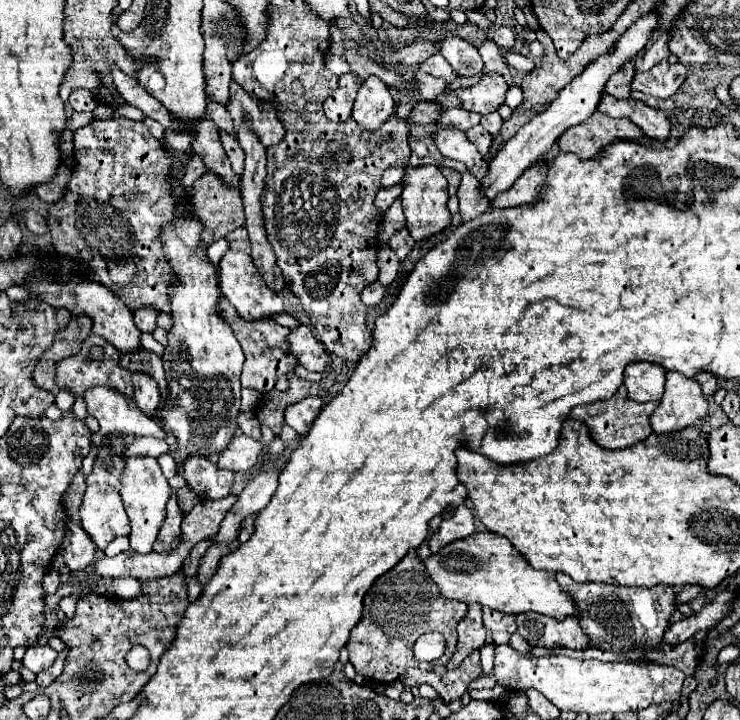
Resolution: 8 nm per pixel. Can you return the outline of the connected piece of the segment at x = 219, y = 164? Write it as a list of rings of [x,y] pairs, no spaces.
[[[206,117],[200,123],[196,123],[194,131],[196,131],[196,139],[192,143],[192,149],[206,161],[206,167],[210,171],[218,173],[226,183],[238,185],[240,177],[230,167],[230,161],[228,161],[224,147],[220,143],[220,135],[218,135],[216,125]]]

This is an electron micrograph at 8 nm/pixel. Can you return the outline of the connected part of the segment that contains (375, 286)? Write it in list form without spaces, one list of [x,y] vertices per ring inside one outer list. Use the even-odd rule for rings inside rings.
[[[376,281],[376,283],[372,283],[370,287],[366,287],[366,289],[362,291],[362,301],[364,301],[368,307],[372,307],[372,305],[378,305],[384,295],[386,295],[386,287]]]

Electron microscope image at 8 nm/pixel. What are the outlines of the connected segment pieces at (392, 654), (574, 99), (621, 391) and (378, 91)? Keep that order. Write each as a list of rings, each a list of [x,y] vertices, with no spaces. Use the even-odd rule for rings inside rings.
[[[410,549],[410,553],[406,553],[406,557],[402,557],[396,567],[378,577],[366,593],[362,619],[352,629],[350,641],[346,645],[350,651],[350,663],[354,665],[356,673],[378,683],[392,683],[410,667],[432,671],[438,665],[446,665],[454,655],[456,625],[466,615],[466,607],[466,603],[444,599],[438,593],[438,587],[428,575],[422,559],[414,549]],[[430,631],[440,631],[444,635],[446,653],[432,663],[416,661],[412,647],[422,633]]]
[[[648,13],[648,15],[640,17],[640,19],[618,39],[616,47],[614,47],[608,55],[602,55],[602,57],[598,57],[598,61],[590,63],[572,83],[568,83],[568,85],[560,91],[558,99],[556,99],[544,113],[536,115],[536,117],[534,117],[532,121],[528,121],[512,139],[506,141],[506,145],[504,145],[504,147],[494,155],[494,159],[488,163],[488,173],[486,173],[486,177],[480,179],[480,191],[482,191],[482,195],[484,195],[488,201],[492,201],[496,195],[500,195],[500,193],[504,193],[506,189],[510,189],[512,183],[514,183],[514,179],[516,179],[518,175],[522,175],[522,173],[528,169],[528,165],[532,165],[532,163],[536,163],[538,159],[542,159],[542,157],[548,153],[548,149],[554,145],[554,141],[556,141],[568,127],[574,127],[574,125],[586,121],[586,119],[596,111],[600,93],[604,91],[604,85],[606,85],[608,77],[610,77],[612,73],[616,73],[626,61],[630,61],[630,57],[636,57],[636,53],[638,53],[640,49],[644,49],[644,45],[646,45],[646,41],[648,41],[650,33],[656,29],[656,19],[658,19],[656,13]]]
[[[622,385],[622,387],[618,387],[618,391],[614,393],[612,399],[588,403],[588,405],[582,405],[582,407],[574,407],[570,411],[570,417],[586,423],[590,433],[592,433],[592,439],[598,445],[608,447],[608,449],[624,449],[624,447],[632,447],[636,443],[644,441],[652,433],[648,417],[652,415],[652,411],[656,407],[658,407],[658,401],[654,401],[654,403],[636,403],[636,401],[632,401],[628,397],[626,387]]]
[[[370,75],[358,89],[352,117],[362,129],[376,131],[394,111],[394,99],[390,87],[376,75]]]

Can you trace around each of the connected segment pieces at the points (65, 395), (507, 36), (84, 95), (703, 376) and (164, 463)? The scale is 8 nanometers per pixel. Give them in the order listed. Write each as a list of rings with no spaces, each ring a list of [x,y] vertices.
[[[60,391],[56,395],[56,407],[66,415],[72,411],[72,405],[74,405],[74,397],[70,395],[70,391]]]
[[[498,27],[498,29],[492,33],[492,39],[498,43],[498,47],[510,49],[510,47],[514,47],[514,43],[516,43],[516,33],[514,33],[512,27]]]
[[[74,89],[70,93],[68,101],[70,101],[74,111],[94,111],[98,107],[96,97],[90,91],[86,91],[86,89]]]
[[[700,373],[700,375],[696,375],[696,381],[700,381],[702,391],[704,391],[706,397],[710,397],[710,395],[716,391],[716,377],[714,377],[714,375],[710,375],[710,373]]]
[[[162,453],[162,455],[158,457],[158,463],[160,463],[162,473],[164,473],[166,477],[172,477],[172,475],[176,473],[176,461],[174,461],[172,453]]]

